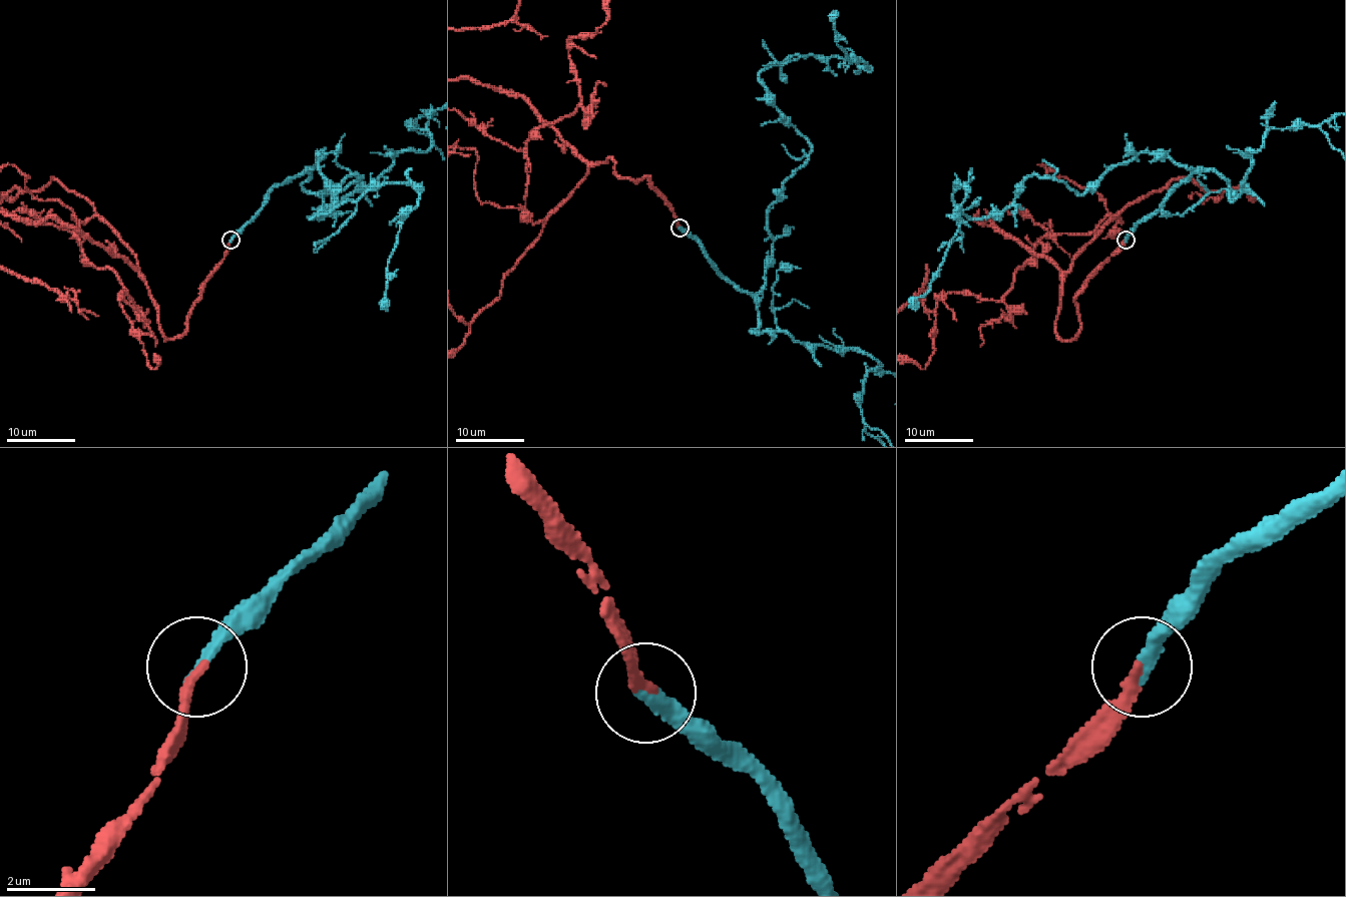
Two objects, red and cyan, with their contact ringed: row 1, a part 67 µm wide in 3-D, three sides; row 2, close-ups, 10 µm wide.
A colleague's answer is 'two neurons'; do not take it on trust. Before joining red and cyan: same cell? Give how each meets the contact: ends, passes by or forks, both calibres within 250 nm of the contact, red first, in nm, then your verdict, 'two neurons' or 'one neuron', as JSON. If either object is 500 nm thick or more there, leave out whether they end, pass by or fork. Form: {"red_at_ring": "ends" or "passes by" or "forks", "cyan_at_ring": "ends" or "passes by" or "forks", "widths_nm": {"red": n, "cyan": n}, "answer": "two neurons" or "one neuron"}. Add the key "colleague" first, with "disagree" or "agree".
{"colleague": "disagree", "red_at_ring": "ends", "cyan_at_ring": "ends", "widths_nm": {"red": 260, "cyan": 280}, "answer": "one neuron"}

